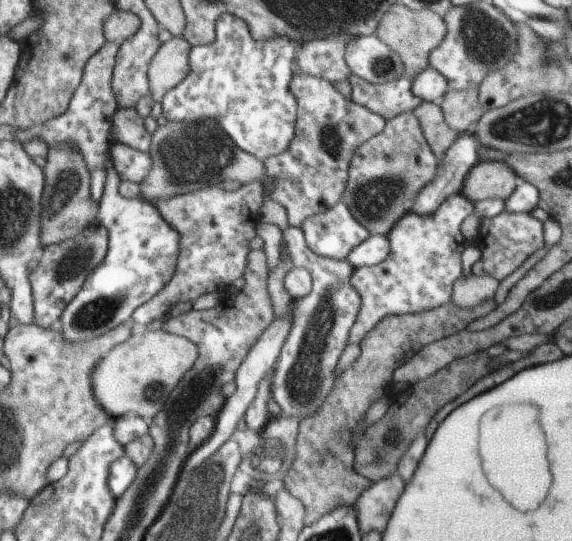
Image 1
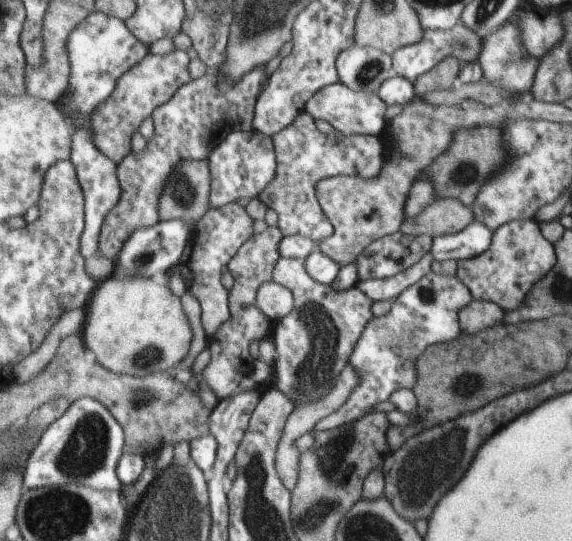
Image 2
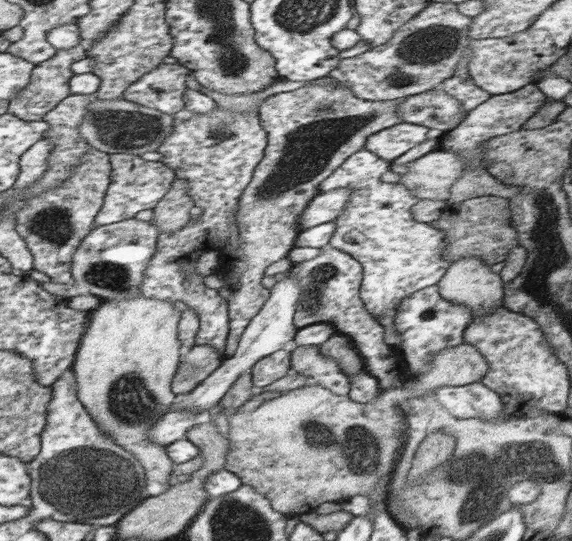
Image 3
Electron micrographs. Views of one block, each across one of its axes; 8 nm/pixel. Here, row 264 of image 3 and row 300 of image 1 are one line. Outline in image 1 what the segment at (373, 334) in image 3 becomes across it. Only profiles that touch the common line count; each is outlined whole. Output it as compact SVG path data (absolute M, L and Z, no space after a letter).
M287 228L281 236L287 242L293 268L307 270L313 288L295 302L291 330L273 364L271 398L279 406L281 418L303 420L321 410L333 390L339 356L349 342L349 332L361 310L361 294L351 284L353 266L347 260L331 260L311 252L301 228Z

